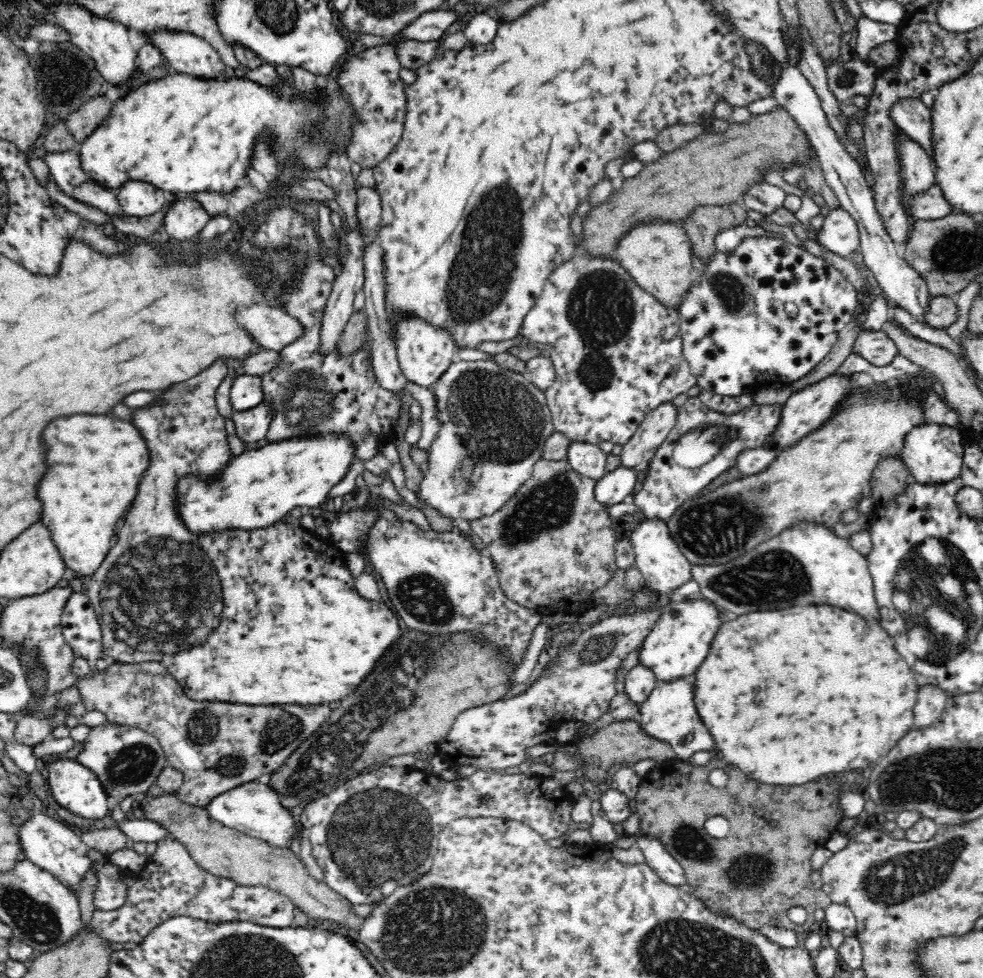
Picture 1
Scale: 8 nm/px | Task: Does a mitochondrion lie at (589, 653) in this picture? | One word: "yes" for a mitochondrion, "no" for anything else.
yes

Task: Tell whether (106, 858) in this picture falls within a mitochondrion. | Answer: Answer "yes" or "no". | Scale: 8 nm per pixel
no

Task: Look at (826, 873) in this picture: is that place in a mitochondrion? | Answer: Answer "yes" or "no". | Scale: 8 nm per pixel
no

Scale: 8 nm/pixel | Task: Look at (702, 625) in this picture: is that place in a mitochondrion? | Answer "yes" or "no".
no

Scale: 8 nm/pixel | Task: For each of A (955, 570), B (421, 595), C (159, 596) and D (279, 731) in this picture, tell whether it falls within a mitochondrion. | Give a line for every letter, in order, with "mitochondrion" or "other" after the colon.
A: other
B: mitochondrion
C: mitochondrion
D: mitochondrion

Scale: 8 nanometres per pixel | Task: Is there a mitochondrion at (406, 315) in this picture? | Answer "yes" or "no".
no

